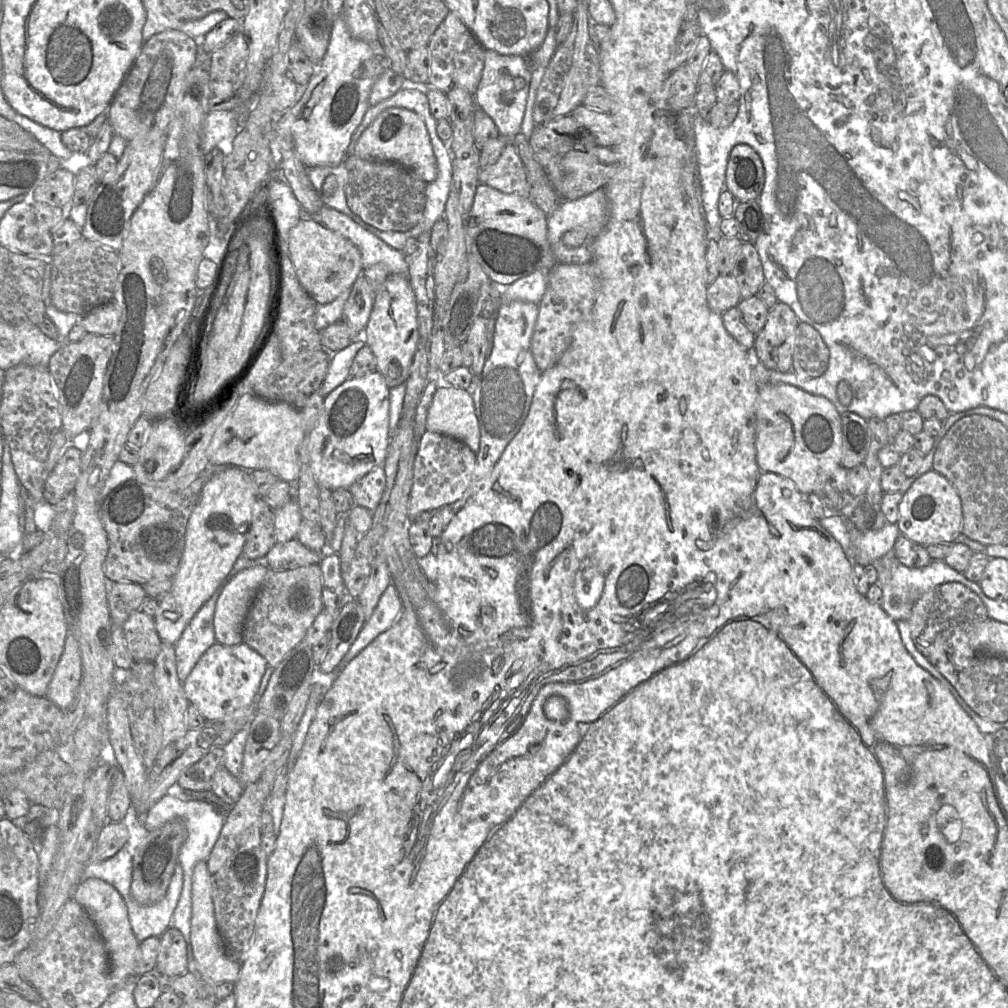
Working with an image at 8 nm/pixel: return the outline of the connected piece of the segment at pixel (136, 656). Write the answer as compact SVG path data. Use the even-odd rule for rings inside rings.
M135 611L122 626L128 650L135 661L154 662L160 651L162 640L153 618Z

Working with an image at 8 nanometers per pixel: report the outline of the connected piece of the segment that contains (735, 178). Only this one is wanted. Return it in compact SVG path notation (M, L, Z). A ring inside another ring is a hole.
M735 145L726 169L726 190L737 202L759 200L766 181L764 163L758 152L750 145Z

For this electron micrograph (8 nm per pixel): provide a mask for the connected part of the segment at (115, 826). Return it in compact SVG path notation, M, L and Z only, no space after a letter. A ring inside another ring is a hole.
M107 822L101 828L89 862L113 857L128 842L129 832L124 822Z

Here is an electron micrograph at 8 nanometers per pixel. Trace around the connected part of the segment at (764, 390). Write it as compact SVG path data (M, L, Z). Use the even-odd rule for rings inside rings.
M768 383L764 387L758 389L757 411L754 424L754 454L756 463L762 470L766 472L781 476L782 478L792 481L798 491L803 495L814 493L814 491L816 491L818 488L821 488L821 486L828 483L834 471L839 466L841 466L841 460L843 457L843 432L840 413L836 409L835 405L827 398L809 394L802 389L789 384Z

